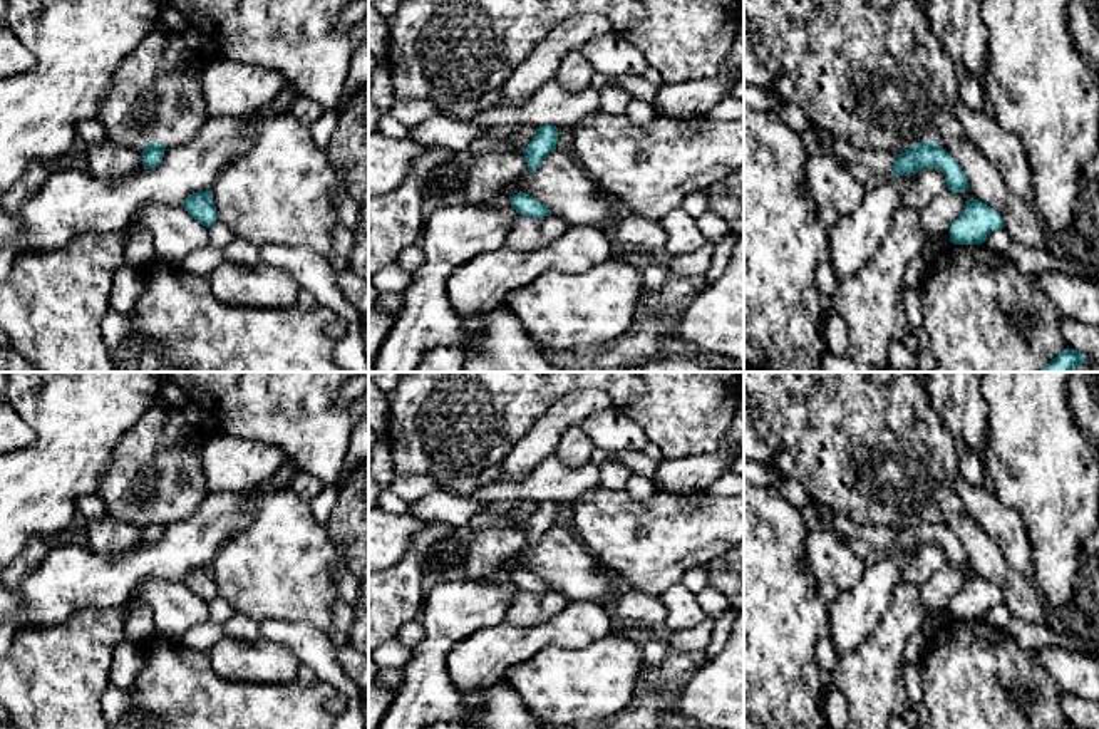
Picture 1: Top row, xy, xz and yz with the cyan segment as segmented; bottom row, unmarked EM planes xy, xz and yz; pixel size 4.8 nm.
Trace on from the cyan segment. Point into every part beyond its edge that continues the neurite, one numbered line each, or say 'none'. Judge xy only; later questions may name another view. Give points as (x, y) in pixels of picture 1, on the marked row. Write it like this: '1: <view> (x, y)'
none

